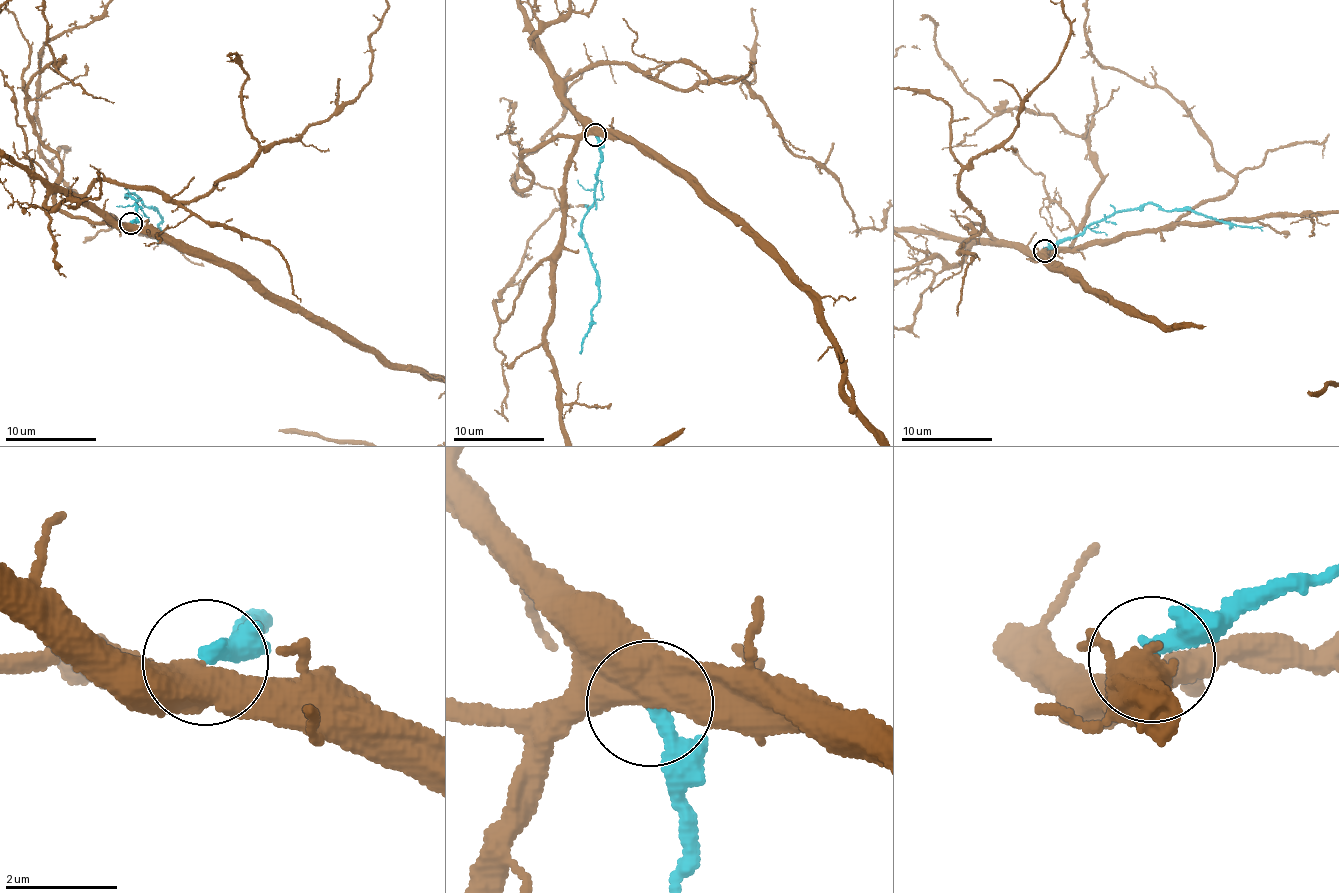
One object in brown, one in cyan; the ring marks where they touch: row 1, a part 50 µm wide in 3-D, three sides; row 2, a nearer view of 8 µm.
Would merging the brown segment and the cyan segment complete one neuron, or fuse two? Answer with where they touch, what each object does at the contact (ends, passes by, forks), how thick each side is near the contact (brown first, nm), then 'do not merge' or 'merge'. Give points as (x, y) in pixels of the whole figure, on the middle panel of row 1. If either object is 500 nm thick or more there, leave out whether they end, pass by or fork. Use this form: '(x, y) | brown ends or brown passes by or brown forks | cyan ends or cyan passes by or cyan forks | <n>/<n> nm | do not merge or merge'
(595, 134) | 600/320 nm | do not merge

